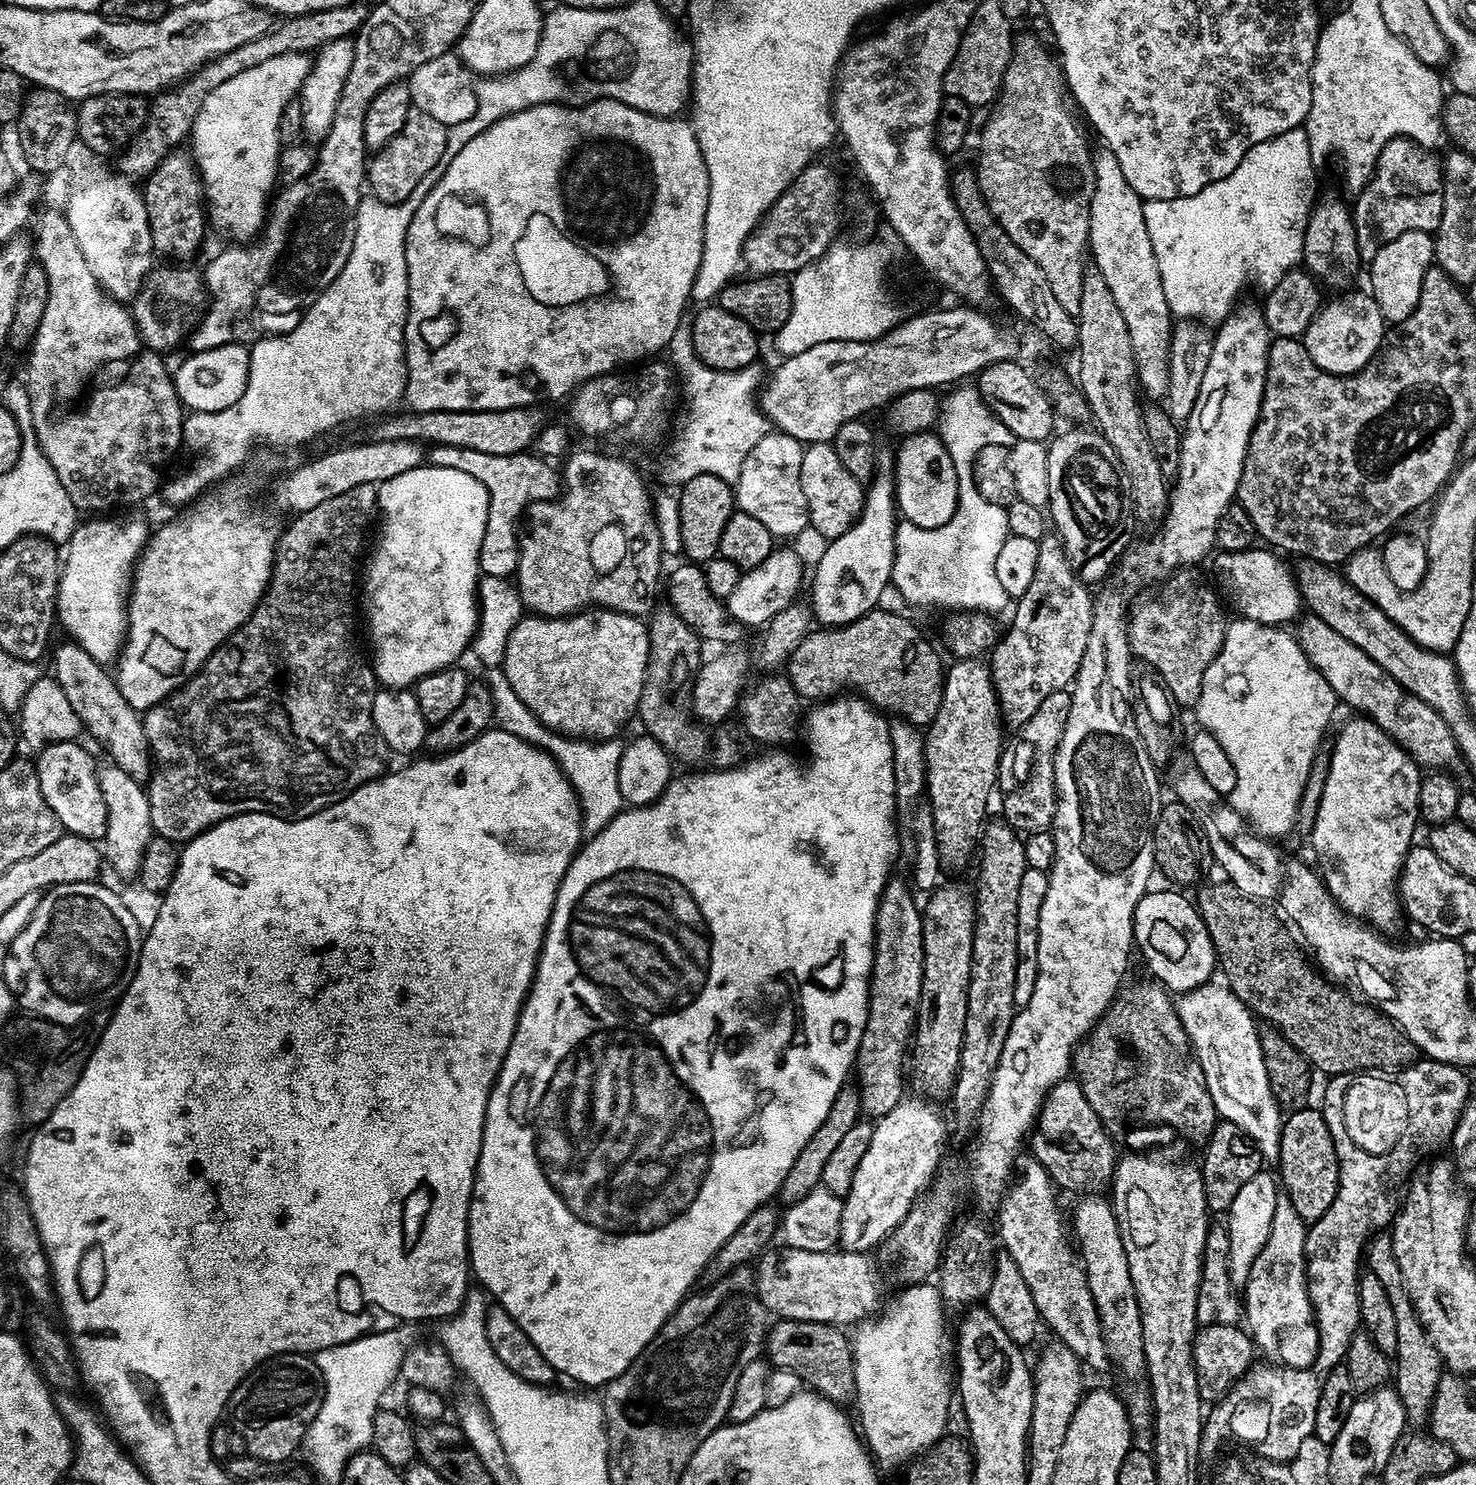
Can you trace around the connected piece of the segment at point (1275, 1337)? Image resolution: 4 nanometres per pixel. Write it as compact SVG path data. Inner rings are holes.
M1277 1199L1274 1222L1266 1238L1266 1246L1258 1254L1252 1272L1242 1288L1242 1316L1247 1331L1257 1349L1265 1352L1265 1357L1277 1357L1292 1368L1303 1368L1310 1348L1304 1343L1314 1332L1313 1308L1308 1292L1308 1260L1304 1254L1304 1243L1308 1236L1304 1233L1306 1221L1296 1213L1292 1201ZM1248 1320L1248 1324L1247 1324ZM1300 1356L1304 1356L1303 1358Z

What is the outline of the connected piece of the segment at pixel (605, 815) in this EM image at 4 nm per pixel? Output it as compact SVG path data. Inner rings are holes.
M612 738L593 742L589 747L585 747L579 742L578 745L571 747L570 751L564 754L564 762L560 764L566 780L576 793L577 803L580 805L581 829L585 835L589 834L589 836L599 834L624 806L619 786L619 762L624 746L622 742L618 743L609 739Z

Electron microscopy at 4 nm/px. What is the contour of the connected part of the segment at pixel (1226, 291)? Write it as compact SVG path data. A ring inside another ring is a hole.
M1275 136L1272 140L1253 143L1248 153L1241 157L1239 163L1233 167L1229 176L1225 176L1214 182L1214 187L1208 188L1200 200L1184 198L1182 201L1174 202L1174 206L1166 203L1156 203L1152 212L1146 215L1146 224L1150 230L1150 240L1154 246L1154 258L1158 258L1158 274L1162 274L1162 290L1166 290L1166 302L1170 306L1173 317L1182 319L1184 322L1206 322L1202 320L1224 320L1229 319L1230 313L1237 307L1238 301L1244 295L1244 287L1248 283L1261 284L1264 290L1271 290L1280 279L1288 272L1293 271L1304 258L1304 235L1308 225L1308 216L1313 210L1316 196L1316 172L1317 165L1313 164L1308 149L1307 137L1300 136Z

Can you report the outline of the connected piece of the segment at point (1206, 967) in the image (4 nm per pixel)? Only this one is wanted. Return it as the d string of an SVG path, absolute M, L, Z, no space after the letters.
M1145 892L1136 907L1132 939L1139 955L1140 952L1144 955L1152 976L1169 993L1193 993L1209 983L1212 971L1217 971L1216 947L1212 945L1205 917L1180 892Z

